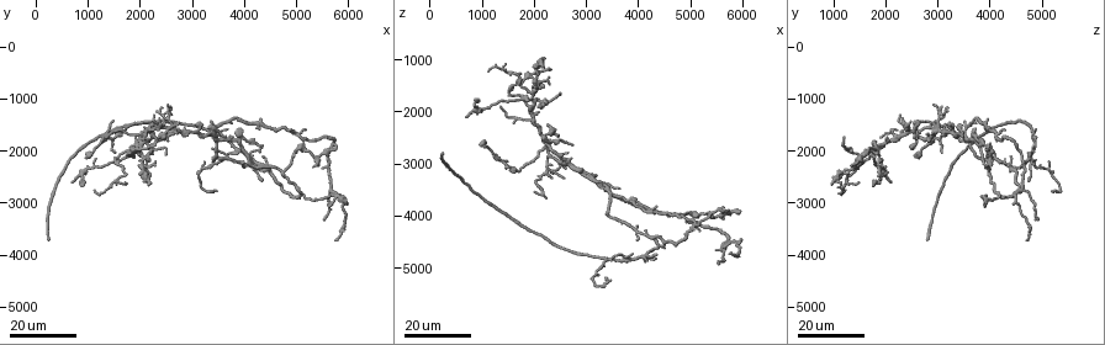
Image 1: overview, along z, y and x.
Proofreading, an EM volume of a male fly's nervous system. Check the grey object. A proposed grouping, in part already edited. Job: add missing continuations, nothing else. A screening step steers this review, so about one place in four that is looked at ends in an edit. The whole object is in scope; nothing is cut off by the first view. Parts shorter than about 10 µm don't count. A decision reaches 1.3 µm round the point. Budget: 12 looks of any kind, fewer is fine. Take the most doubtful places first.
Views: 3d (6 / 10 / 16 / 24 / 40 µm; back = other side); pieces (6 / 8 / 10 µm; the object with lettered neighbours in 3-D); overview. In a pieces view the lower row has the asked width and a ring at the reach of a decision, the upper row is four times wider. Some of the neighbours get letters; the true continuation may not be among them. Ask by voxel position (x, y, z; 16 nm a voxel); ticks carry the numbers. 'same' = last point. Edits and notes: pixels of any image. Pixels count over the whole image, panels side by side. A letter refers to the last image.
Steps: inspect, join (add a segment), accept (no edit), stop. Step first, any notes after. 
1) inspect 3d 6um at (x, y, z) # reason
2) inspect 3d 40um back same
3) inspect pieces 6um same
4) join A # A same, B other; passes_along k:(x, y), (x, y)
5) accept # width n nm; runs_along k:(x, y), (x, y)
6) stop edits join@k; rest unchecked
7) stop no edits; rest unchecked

inspect 3d 16um at (250, 3700, 2800) # end of a long branch

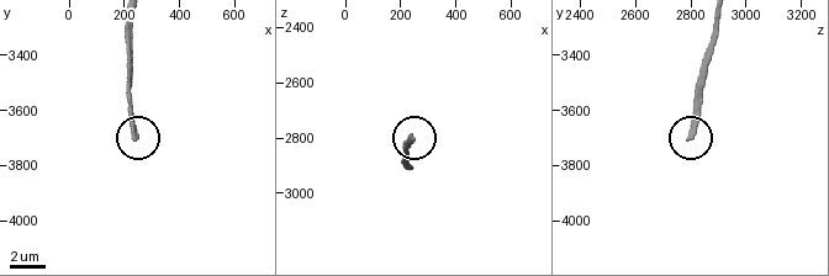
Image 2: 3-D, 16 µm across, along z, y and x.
inspect pieces 10um at (230, 3710, 2790)

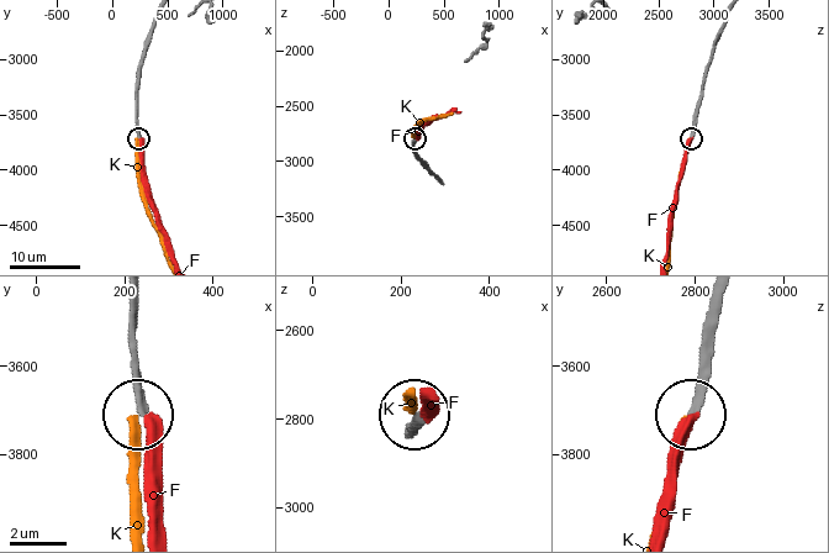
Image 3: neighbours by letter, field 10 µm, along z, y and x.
accept # F other, K other; runs_along 3:(719, 35), (690, 138); no lettered segment goes on from it

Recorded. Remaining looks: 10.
inspect 3d 16um at (5700, 1900, 4000) # long arm stops here

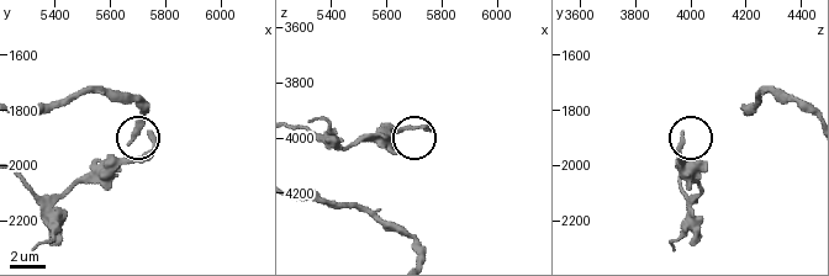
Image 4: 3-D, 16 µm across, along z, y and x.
inspect 3d 6um at (5750, 1880, 3970)

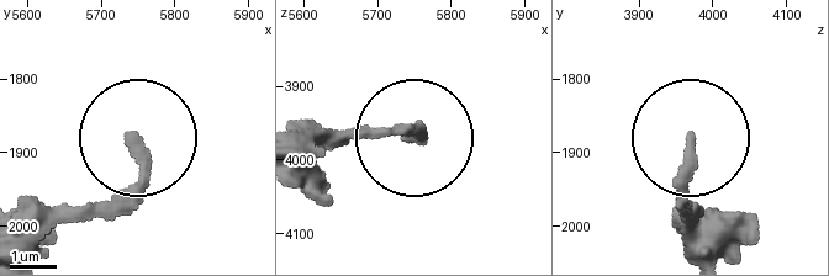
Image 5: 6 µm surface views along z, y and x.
inspect pieces 10um at (5745, 1885, 3970)

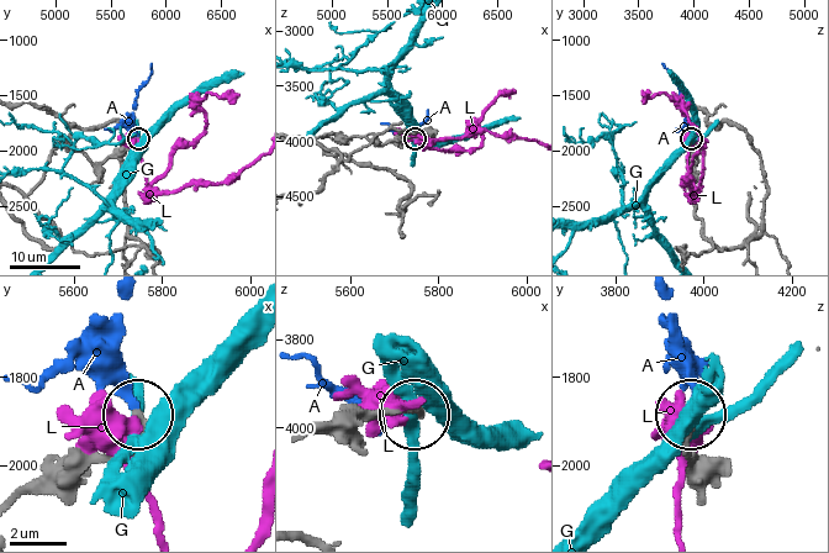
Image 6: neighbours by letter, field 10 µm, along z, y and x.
join A # A same, G other, L other; passes_along 6:(125, 152), (138, 141), (133, 106), (151, 63); it goes on there

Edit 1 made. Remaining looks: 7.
inspect 3d 24um at (5750, 3650, 4700)

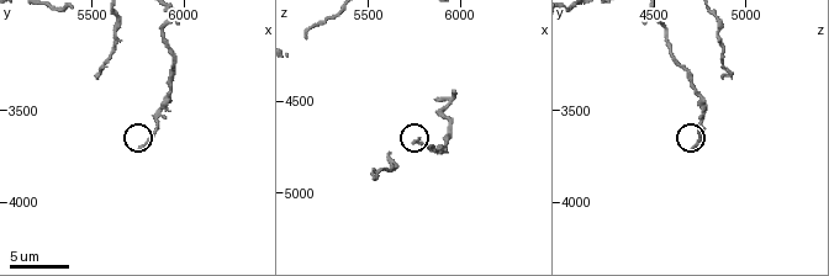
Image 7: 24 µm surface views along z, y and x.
inspect pieces 10um at (5740, 3720, 4720)

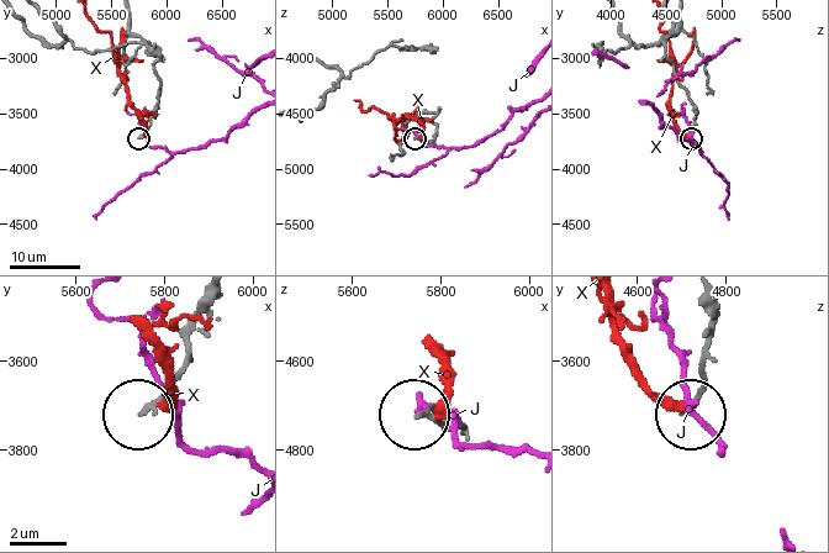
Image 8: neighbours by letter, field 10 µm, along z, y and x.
accept # J other, X other; runs_along 8:(469, 427), (415, 414); no lettered segment goes on from it

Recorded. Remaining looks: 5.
inspect 3d 24um at (3400, 1450, 3550) # an open end

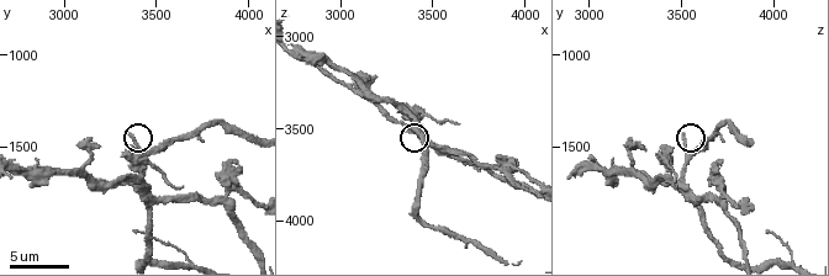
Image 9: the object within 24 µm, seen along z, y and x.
inspect pieces 10um at (3360, 1440, 3500) # what lies round it

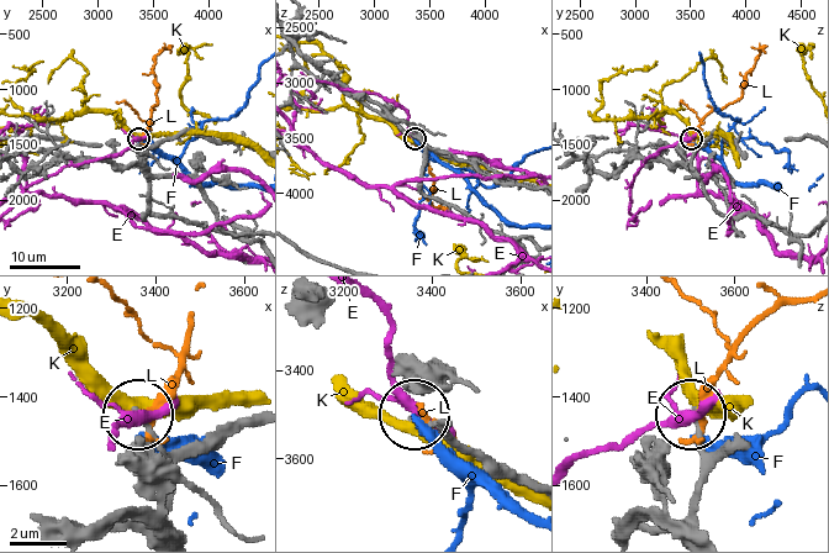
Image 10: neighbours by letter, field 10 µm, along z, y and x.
accept # E other, F other, K other, L other; runs_along 10:(151, 215), (144, 216), (147, 172), (140, 138); none of them fits

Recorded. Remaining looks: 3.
inspect 3d 24um at (2150, 2500, 1900) # an open end

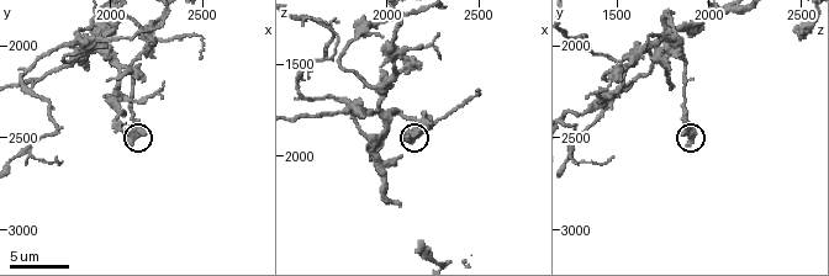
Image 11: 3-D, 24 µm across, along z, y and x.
inspect pieces 6um at (2100, 2540, 1900) # what lies round it

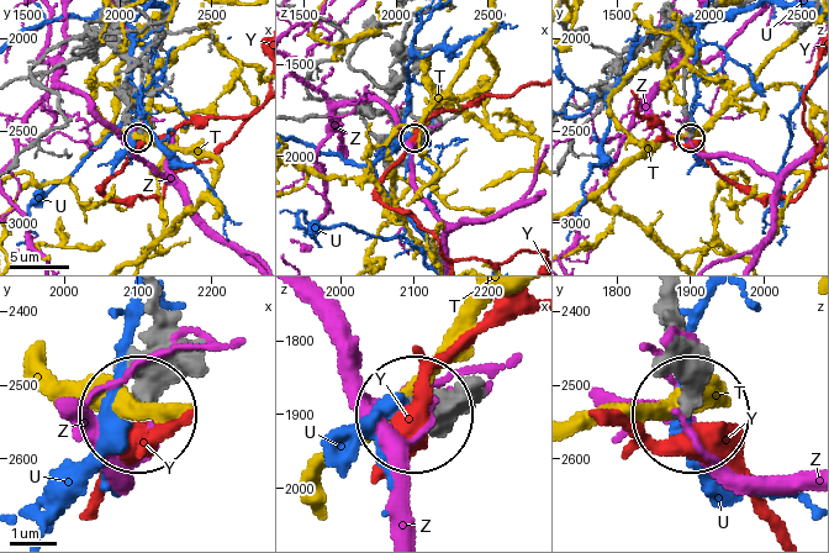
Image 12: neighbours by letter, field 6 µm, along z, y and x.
accept # width 310 nm; T other, U other, Y other, Z other; no lettered segment goes on from it

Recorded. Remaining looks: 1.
stop edits join@6; rest unchecked

